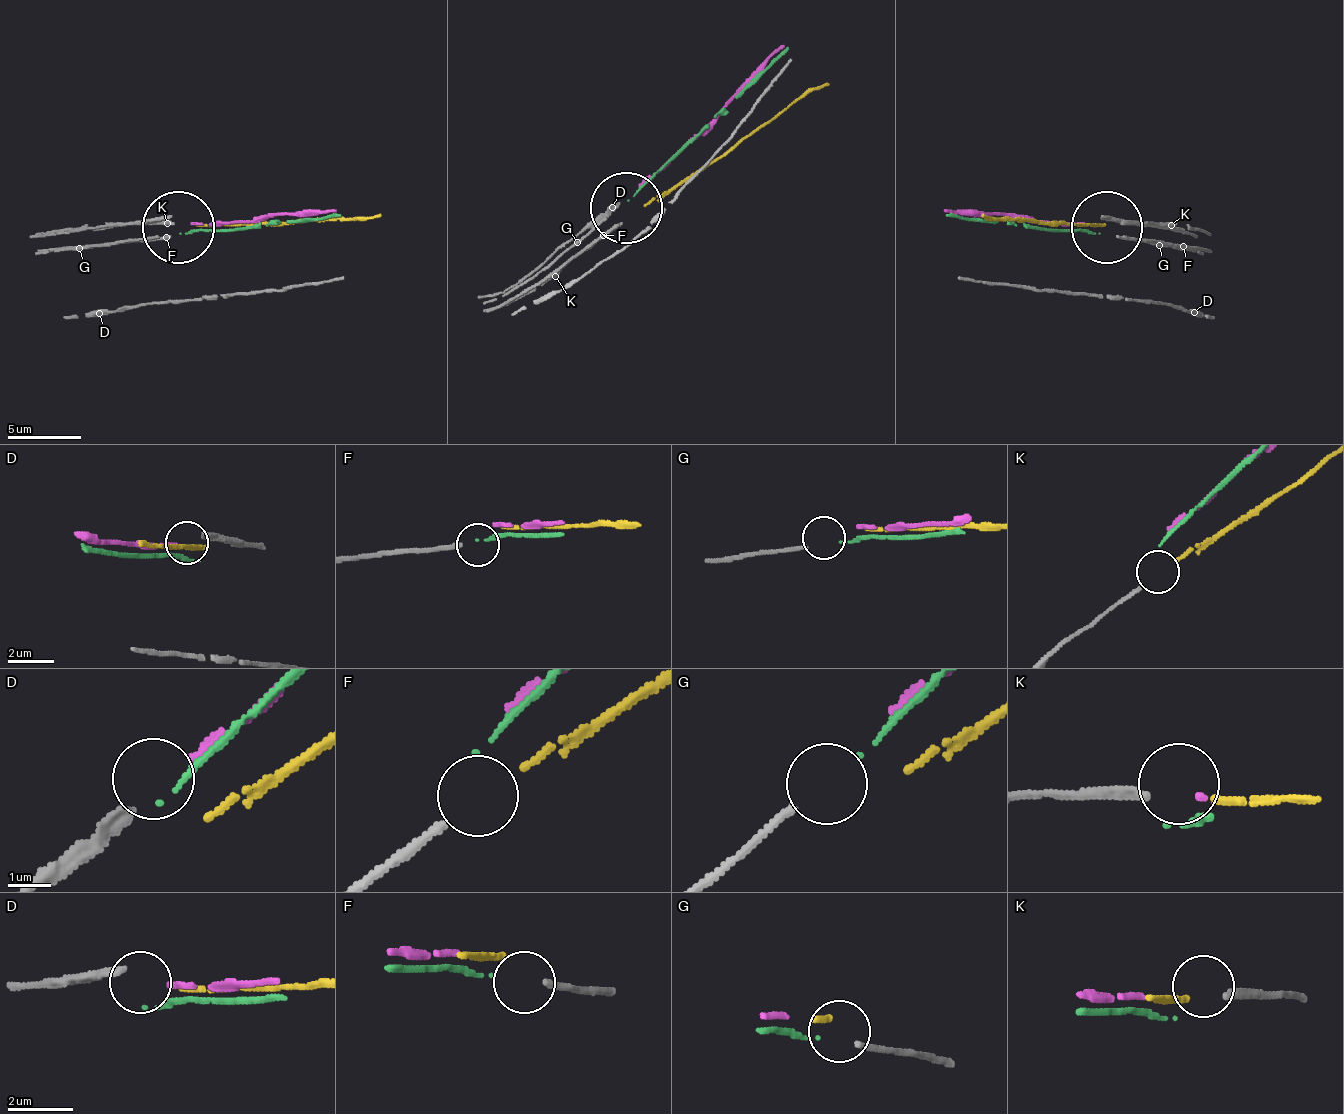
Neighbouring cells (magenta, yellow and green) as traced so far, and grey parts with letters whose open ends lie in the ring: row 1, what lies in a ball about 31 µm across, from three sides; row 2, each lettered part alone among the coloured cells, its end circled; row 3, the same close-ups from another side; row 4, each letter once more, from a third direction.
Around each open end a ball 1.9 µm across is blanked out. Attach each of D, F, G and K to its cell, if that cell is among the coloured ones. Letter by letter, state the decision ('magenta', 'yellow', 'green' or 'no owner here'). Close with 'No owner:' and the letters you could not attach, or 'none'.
D: no owner here
F: no owner here
G: green
K: yellow
No owner: D, F

